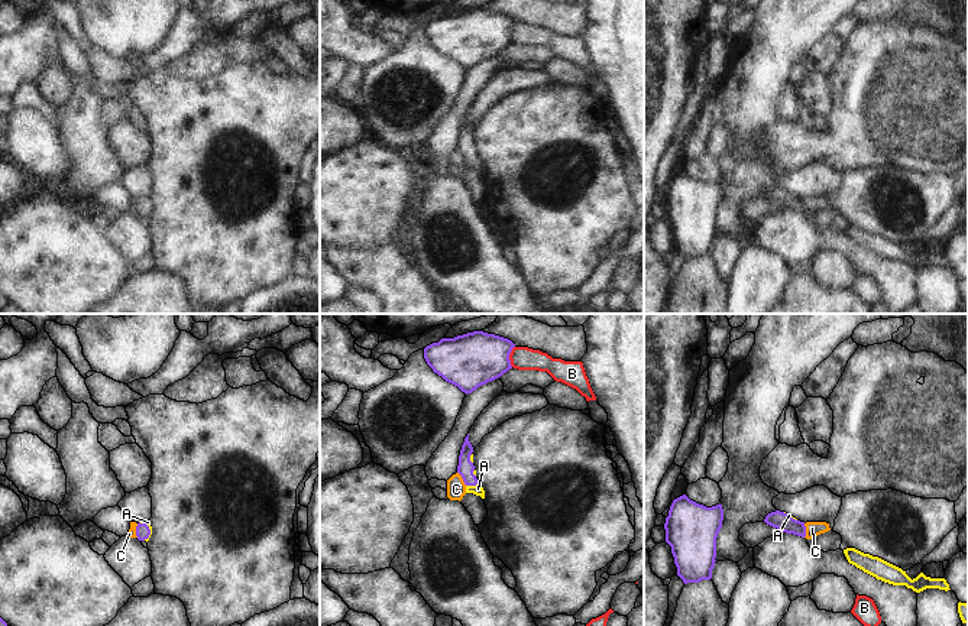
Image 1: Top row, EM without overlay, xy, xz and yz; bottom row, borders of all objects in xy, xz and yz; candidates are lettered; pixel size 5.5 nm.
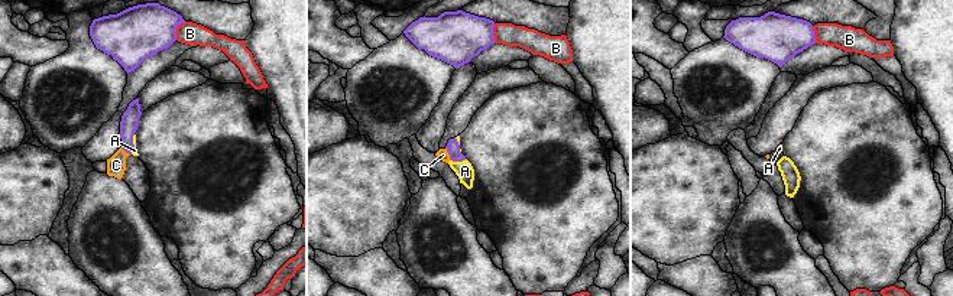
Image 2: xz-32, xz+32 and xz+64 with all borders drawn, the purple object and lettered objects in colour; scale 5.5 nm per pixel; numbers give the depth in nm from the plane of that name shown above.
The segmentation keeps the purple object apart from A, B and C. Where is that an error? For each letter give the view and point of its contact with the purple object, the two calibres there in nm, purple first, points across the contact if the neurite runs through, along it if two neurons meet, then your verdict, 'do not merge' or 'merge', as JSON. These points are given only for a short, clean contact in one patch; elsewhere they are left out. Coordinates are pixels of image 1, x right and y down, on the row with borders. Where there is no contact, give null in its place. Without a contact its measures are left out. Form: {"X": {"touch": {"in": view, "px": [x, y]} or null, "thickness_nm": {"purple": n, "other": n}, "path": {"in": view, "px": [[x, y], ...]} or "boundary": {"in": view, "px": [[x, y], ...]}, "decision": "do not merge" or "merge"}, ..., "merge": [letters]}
{"A": {"touch": {"in": "xz", "px": [472, 485]}, "thickness_nm": {"purple": 90, "other": 60}, "path": {"in": "xz", "px": [[465, 469], [472, 485], [478, 489]]}, "decision": "merge"}, "B": {"touch": {"in": "xz", "px": [508, 356]}, "thickness_nm": {"purple": 300, "other": 130}, "decision": "do not merge"}, "C": {"touch": {"in": "yz", "px": [805, 531]}, "thickness_nm": {"purple": 100, "other": 80}, "boundary": {"in": "yz", "px": [[803, 524], [805, 537]]}, "decision": "do not merge"}, "merge": ["A"]}

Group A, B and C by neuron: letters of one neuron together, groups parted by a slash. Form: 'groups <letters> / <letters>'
groups A / B / C

